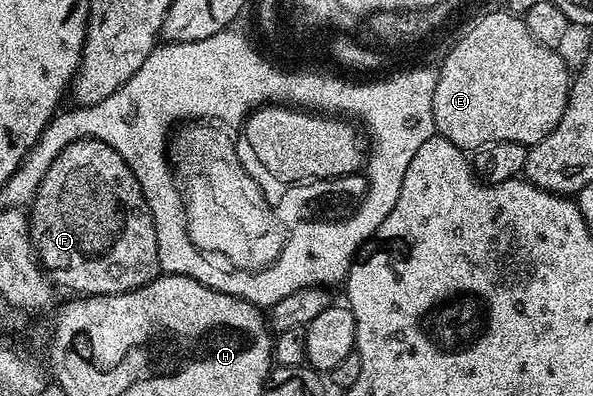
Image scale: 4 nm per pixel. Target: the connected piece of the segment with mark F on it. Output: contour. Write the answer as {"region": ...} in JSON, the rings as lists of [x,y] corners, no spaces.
{"region":[[[73,140],[60,150],[52,166],[48,166],[42,176],[38,193],[28,209],[28,219],[30,241],[43,272],[59,289],[67,288],[70,294],[124,294],[128,290],[143,288],[160,274],[156,226],[153,225],[152,210],[145,200],[144,190],[124,158],[102,141]]]}

